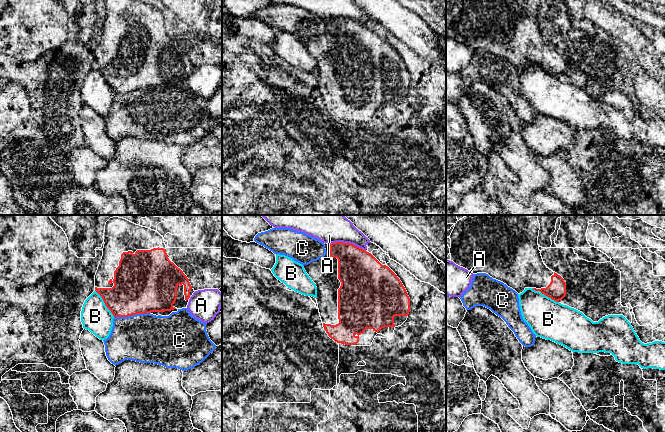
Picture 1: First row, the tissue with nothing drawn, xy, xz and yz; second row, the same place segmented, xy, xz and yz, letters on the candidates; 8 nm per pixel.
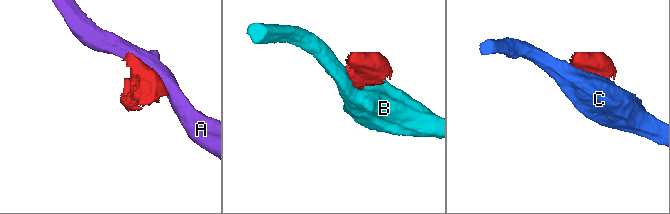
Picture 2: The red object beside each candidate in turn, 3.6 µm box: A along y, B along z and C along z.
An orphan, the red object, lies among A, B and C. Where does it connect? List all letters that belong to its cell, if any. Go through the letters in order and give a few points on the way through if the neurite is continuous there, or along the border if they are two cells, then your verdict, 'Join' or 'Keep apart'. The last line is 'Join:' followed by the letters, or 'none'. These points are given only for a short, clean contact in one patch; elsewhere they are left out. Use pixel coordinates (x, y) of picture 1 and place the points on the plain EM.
A: Keep apart
B: Boundary: yz (532, 64), (558, 78). Keep apart
C: Keep apart
Join: none

